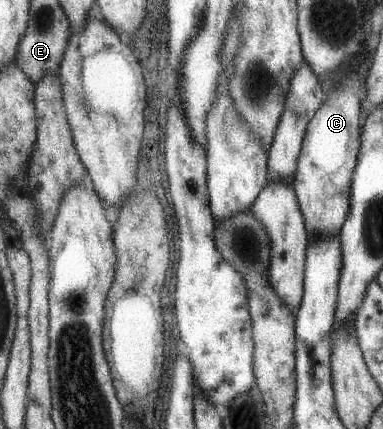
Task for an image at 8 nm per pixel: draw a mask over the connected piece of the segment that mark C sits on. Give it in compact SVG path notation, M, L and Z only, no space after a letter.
M356 73L344 80L344 86L332 90L328 100L314 113L307 124L291 186L303 216L310 239L334 235L343 225L349 205L351 176L359 151L358 113L362 99L362 82Z

